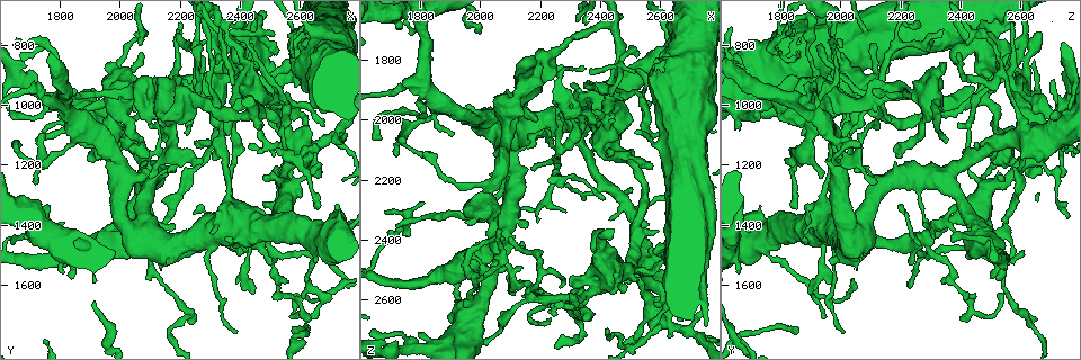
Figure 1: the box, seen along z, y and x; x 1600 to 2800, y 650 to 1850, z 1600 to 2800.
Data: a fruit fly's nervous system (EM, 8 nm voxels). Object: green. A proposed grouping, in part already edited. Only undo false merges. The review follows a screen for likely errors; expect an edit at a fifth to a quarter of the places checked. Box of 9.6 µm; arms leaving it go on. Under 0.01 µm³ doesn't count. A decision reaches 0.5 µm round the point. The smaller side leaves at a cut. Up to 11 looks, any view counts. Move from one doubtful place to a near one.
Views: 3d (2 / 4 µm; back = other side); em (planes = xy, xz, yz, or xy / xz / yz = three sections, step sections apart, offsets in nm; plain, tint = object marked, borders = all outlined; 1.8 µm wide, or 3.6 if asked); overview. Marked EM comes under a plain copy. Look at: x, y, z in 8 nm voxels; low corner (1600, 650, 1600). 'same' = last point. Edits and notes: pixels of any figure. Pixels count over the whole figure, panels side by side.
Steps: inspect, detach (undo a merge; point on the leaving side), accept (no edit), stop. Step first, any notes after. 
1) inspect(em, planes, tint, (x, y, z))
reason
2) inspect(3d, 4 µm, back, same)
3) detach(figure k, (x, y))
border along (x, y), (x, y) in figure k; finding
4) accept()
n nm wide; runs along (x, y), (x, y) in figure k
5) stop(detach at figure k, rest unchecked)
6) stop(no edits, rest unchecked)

inspect(3d, 2 µm, (2020, 1390, 2450))
thick turns thin

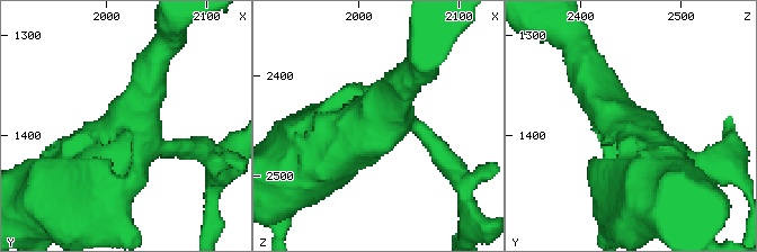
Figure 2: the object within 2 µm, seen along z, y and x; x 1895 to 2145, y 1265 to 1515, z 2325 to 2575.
inspect(em, 3.6 µm, planes, tint, (2024, 1384, 2442))
3 arms; arms of 170, 260, 550 nm

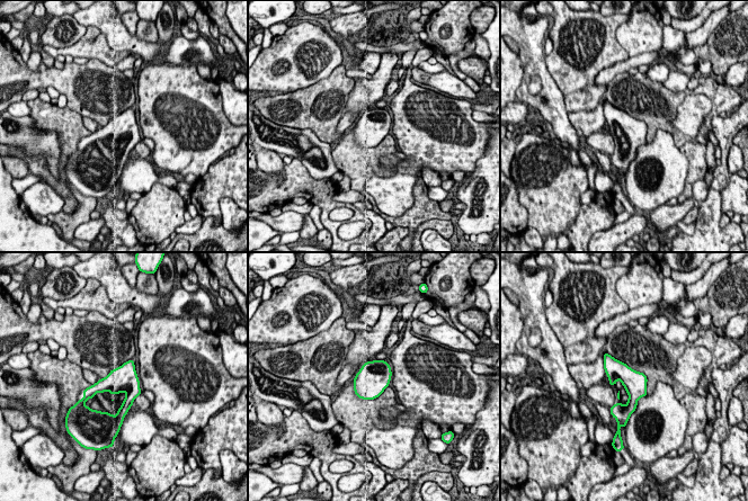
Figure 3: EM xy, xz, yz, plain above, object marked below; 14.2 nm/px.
accept()
320 nm wide; runs along (606, 357), (632, 384), (625, 411) in figure 3; all the same cell

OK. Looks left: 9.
inspect(3d, 4 µm, (2480, 1430, 2290))
three arms meet

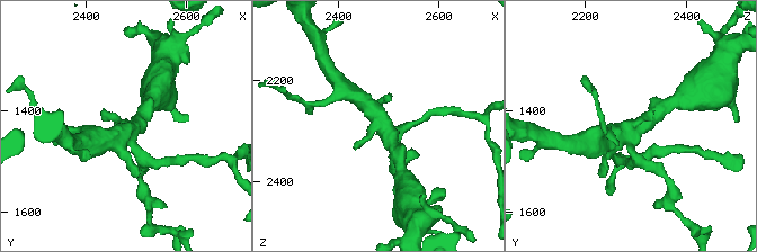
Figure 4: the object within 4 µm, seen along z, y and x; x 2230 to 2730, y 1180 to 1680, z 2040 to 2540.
inspect(em, planes, tint, (2485, 1440, 2285))
shape alone is not enough

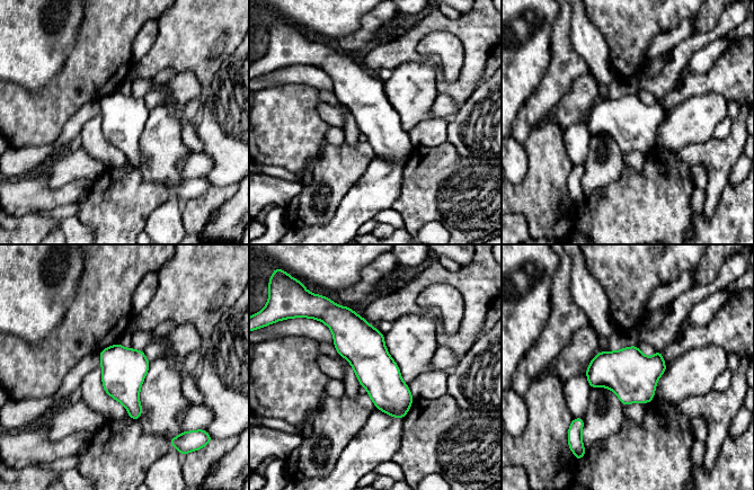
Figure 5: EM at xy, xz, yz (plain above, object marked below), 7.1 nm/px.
accept()
all the same cell

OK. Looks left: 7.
inspect(em, planes, borders, (2090, 1180, 2420))
sudden change in width

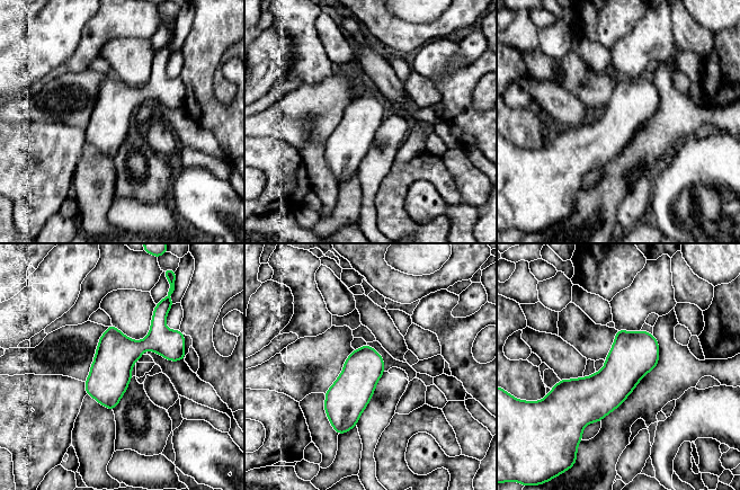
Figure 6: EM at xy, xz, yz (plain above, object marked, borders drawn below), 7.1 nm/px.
accept()
280 nm wide; runs along (181, 346), (130, 350), (88, 389) in figure 6; one cell here

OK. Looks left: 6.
inspect(3d, 4 µm, (2390, 750, 2410))
calibre changes

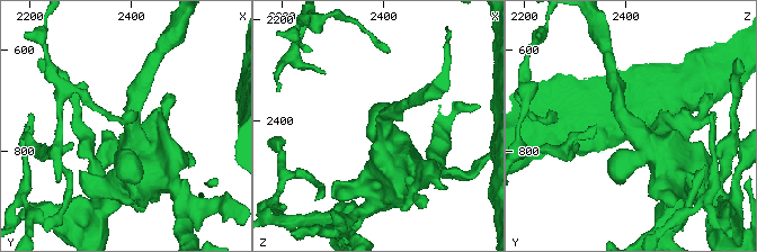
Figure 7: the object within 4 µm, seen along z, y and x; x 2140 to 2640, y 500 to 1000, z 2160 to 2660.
inspect(em, planes, tint, (2405, 750, 2405))
3 arms; arms of 220, 240, 650 nm; shape alone is not enough

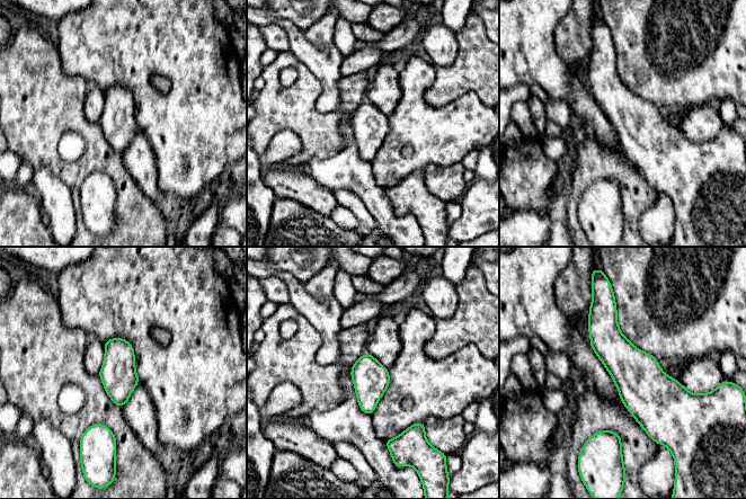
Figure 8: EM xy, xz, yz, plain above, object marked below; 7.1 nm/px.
accept()
240 nm wide; one cell here

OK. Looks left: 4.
inspect(3d, 4 µm, (2170, 950, 2570))
abrupt turn

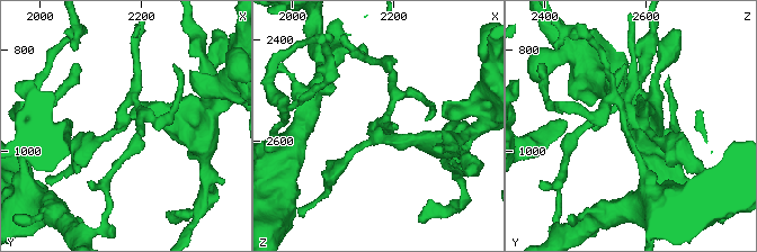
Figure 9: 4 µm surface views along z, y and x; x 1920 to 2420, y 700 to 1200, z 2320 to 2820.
inspect(em, planes, tint, (2165, 945, 2575))

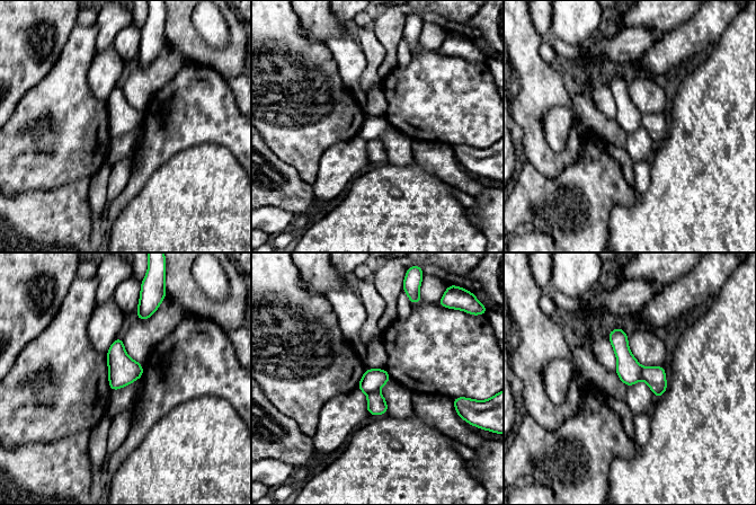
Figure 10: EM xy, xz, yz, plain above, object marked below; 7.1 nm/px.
detach(figure 10, (655, 377))
160 nm wide; border along (641, 368), (642, 378) in figure 10; a second cell is stuck on

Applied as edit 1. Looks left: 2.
stop(detach at figure 10, rest unchecked)

